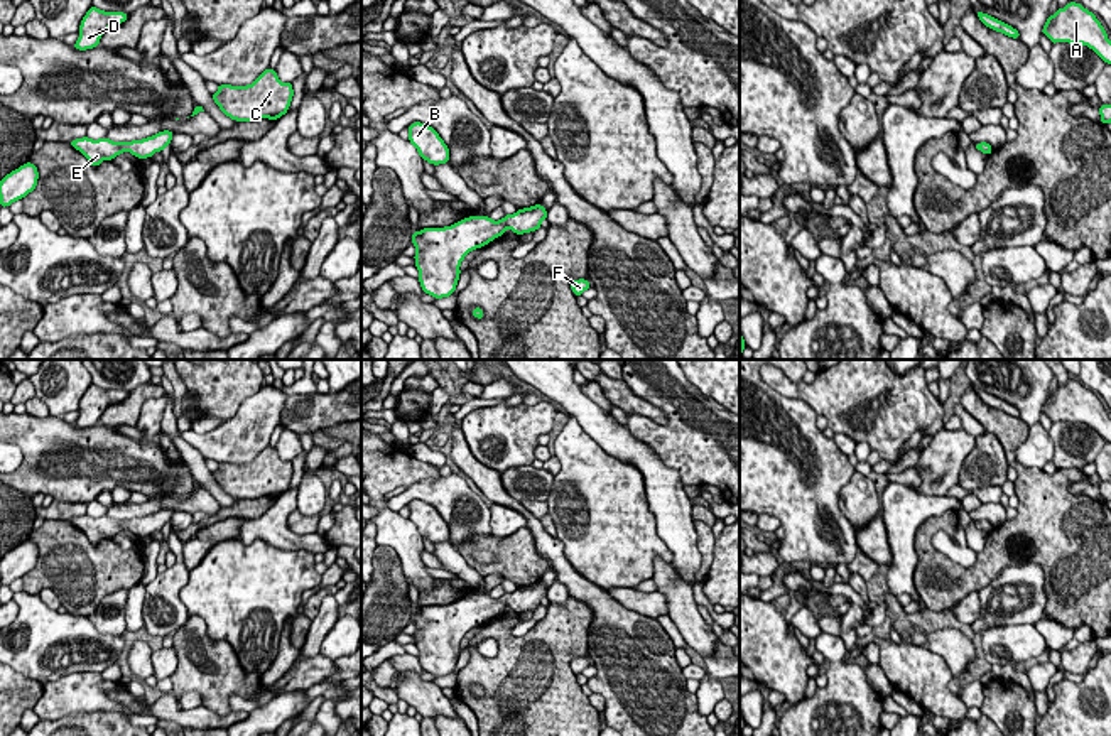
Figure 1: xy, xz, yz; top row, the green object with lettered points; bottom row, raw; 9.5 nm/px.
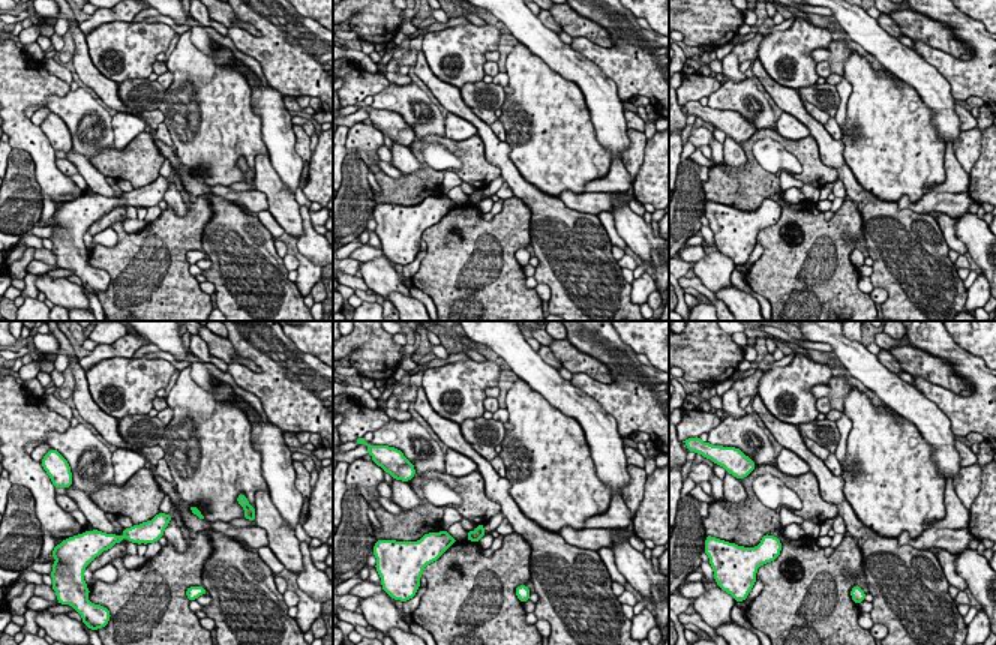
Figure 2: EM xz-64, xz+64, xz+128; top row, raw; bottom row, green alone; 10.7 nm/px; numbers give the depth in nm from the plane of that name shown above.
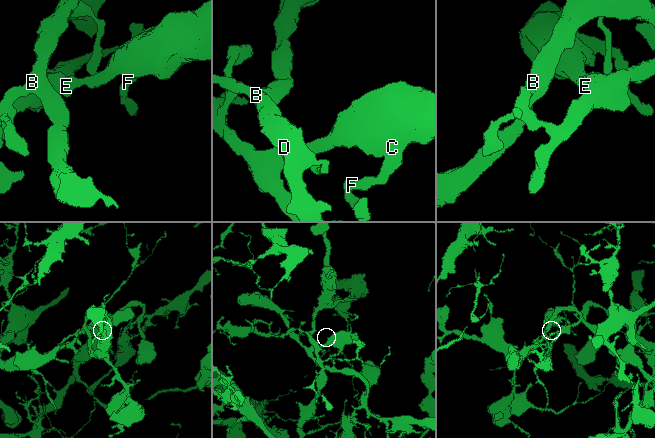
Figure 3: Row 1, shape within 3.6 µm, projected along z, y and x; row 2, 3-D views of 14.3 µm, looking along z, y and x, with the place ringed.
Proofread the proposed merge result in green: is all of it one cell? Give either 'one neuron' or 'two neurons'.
one neuron

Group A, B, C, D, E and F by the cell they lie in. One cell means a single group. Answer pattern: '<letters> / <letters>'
A B C D E F

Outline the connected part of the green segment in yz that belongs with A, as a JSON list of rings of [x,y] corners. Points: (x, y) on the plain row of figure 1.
[[[1069,380],[1064,387],[1047,395],[1040,412],[1045,412],[1052,422],[1069,420],[1082,422],[1092,427],[1106,442],[1111,442],[1111,419],[1108,410],[1092,390],[1077,380]]]

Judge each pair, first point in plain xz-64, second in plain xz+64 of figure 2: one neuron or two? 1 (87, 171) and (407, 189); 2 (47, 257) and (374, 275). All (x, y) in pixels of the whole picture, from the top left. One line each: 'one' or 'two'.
1: two
2: two

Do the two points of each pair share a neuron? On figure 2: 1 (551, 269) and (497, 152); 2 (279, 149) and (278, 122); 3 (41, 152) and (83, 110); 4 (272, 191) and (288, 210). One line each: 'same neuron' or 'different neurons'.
1: same neuron
2: same neuron
3: different neurons
4: same neuron

